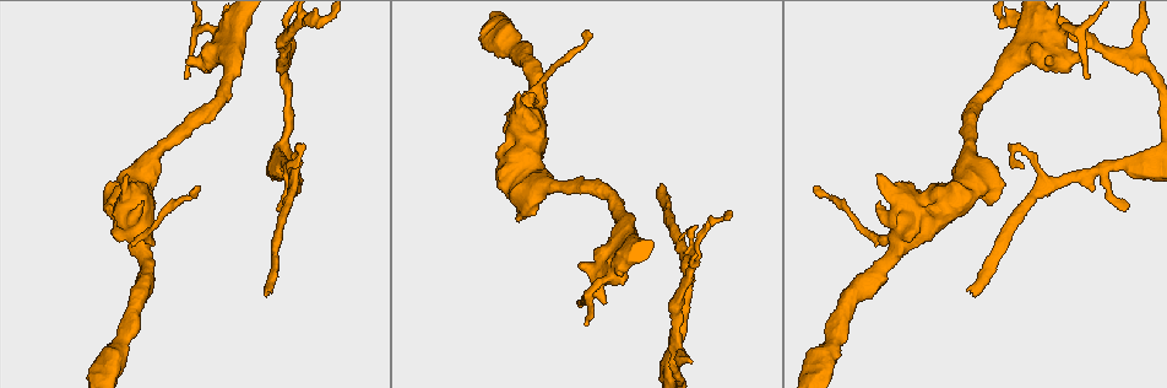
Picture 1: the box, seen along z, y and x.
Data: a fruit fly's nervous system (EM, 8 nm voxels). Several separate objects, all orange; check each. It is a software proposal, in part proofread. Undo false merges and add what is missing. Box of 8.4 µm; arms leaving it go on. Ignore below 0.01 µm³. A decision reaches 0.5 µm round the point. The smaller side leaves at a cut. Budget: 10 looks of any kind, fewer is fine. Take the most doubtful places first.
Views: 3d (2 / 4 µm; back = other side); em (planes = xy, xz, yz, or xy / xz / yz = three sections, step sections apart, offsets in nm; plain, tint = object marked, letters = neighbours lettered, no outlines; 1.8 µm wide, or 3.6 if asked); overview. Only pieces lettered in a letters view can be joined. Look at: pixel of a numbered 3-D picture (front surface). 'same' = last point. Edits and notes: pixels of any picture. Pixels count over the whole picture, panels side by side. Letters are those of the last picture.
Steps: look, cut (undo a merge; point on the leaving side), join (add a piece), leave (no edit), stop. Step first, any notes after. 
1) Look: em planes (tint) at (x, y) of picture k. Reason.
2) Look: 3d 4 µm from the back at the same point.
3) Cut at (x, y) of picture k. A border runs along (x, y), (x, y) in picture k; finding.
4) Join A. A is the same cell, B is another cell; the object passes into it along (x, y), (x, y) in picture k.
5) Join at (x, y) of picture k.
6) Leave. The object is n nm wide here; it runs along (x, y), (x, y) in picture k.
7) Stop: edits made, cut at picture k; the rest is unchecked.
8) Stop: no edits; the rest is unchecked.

Look: em yz step 16 (letters) at (269, 288) of picture 1. Thin end.

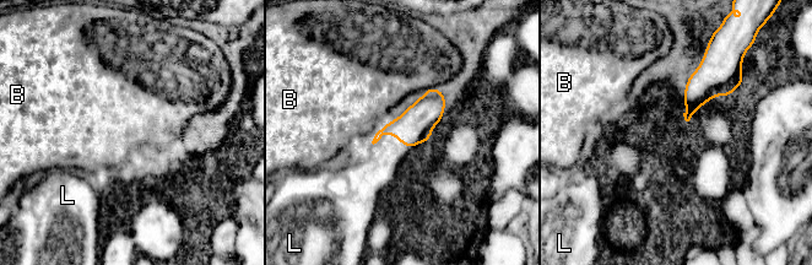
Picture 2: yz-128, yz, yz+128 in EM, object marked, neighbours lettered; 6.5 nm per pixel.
Join L. L is the same cell, B is another cell; the object passes into it along (415, 125), (391, 133), (388, 152) in picture 2; the cell continues.

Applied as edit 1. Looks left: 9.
Look: overview. See it whole again.

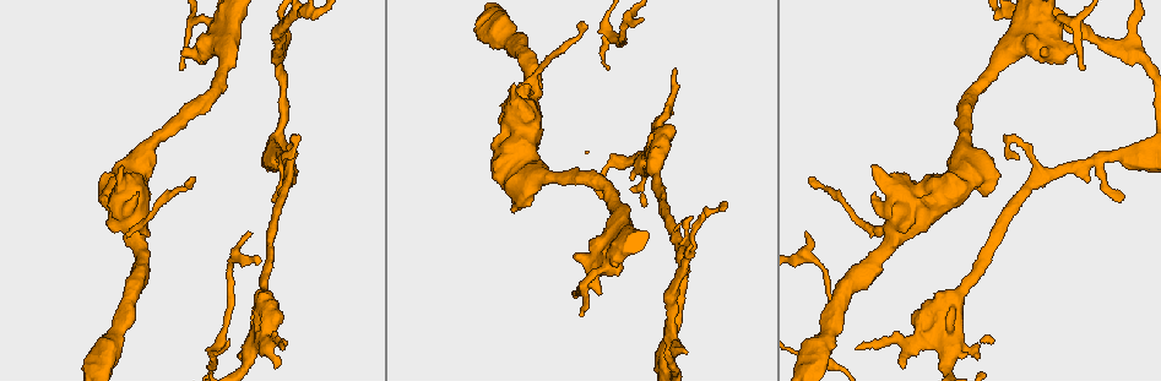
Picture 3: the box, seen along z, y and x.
Look: em xz step 8 (letters) at (1019, 159) of picture 3. Thin end.

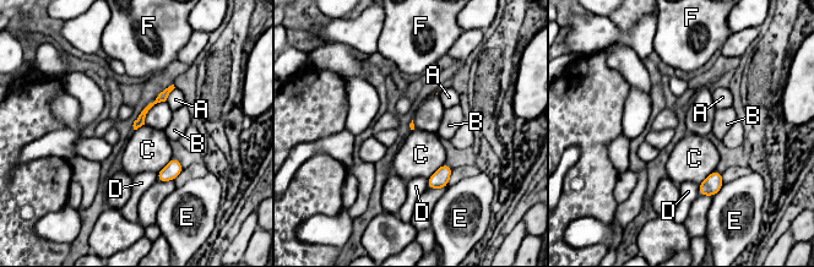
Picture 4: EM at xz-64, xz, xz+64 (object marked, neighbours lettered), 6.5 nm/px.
Leave. A, B, C, D, E and F are other cells; it runs along (167, 91), (145, 110), (136, 125) in picture 4; none of them fits.

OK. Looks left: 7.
Look: 3d 4 µm at (133, 224) of picture 3. Narrows sharply.

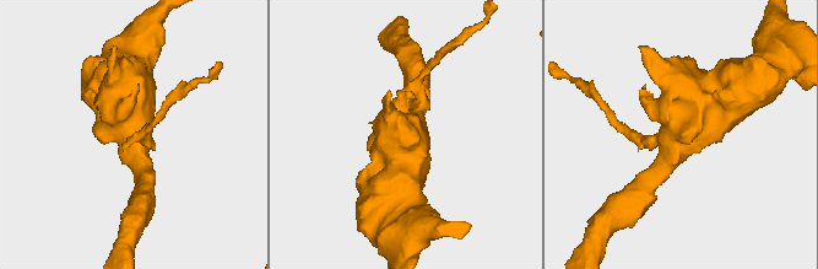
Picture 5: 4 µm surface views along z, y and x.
Look: em 3.6 µm planes (plain) at (675, 135) of picture 5. Need the tissue.

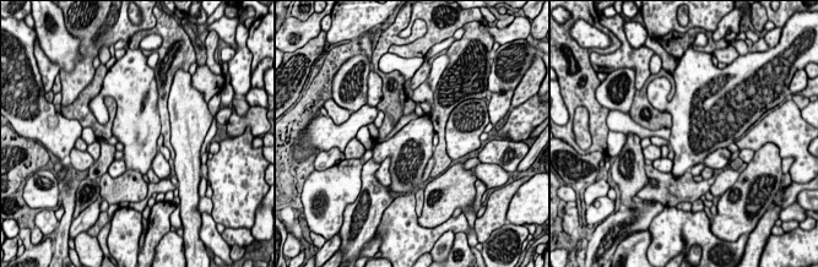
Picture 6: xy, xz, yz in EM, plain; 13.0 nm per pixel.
Look: em 3.6 µm planes (letters) at the same point.

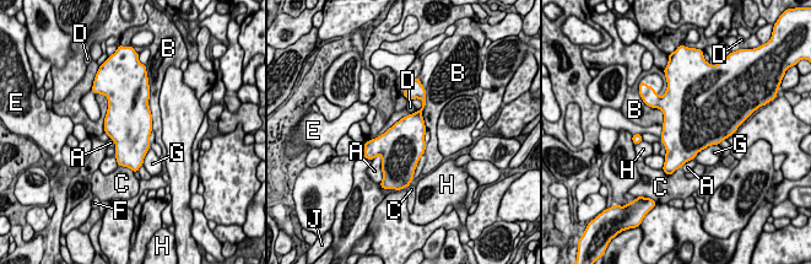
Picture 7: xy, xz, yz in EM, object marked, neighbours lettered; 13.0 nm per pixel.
Leave. A, B, C, D, E, F, G, H and J are other cells; a border runs along (378, 154), (383, 171) in picture 7; continuous, no second cell.

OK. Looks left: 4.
Look: em yz step 8 (tint) at (271, 199) of picture 3. An open end.

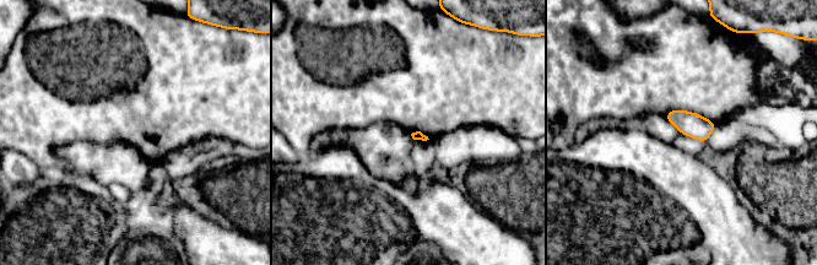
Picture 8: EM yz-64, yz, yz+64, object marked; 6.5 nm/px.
Look: em planes (letters) at the same point.

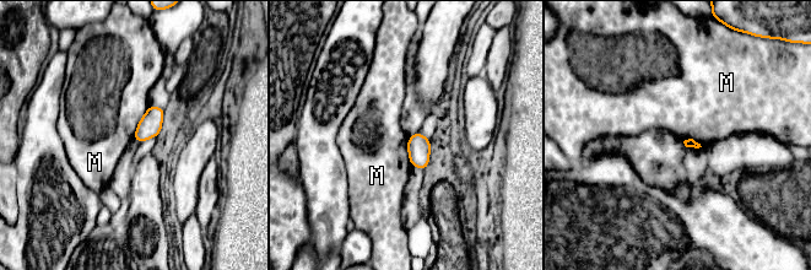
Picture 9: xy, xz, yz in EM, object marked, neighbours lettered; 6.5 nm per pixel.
Leave. M is another cell; a border runs along (149, 104), (133, 139) in picture 9; none of them fits.

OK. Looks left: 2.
Stop: edits made, join at picture 2; the rest is unchecked.

